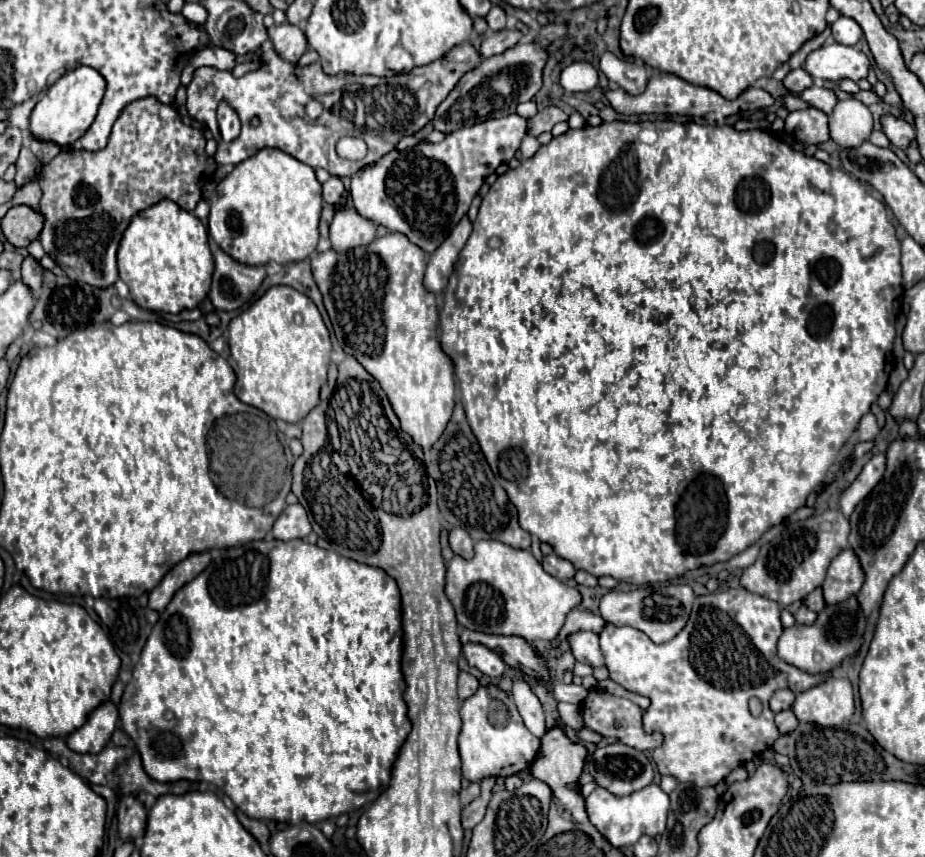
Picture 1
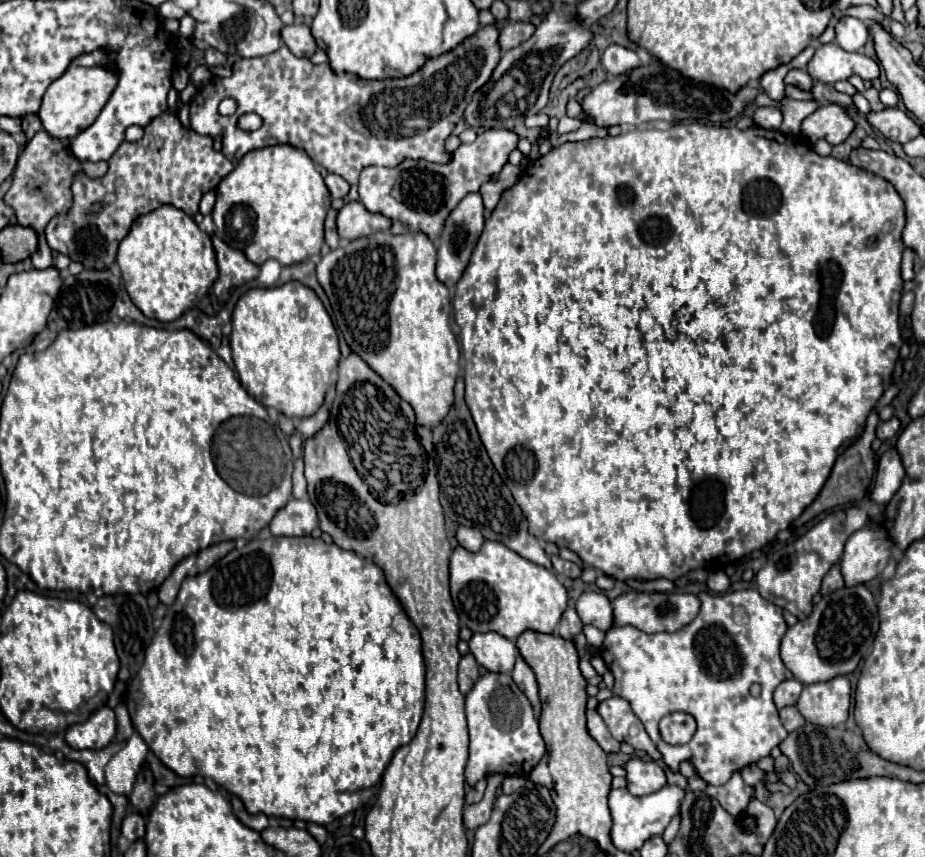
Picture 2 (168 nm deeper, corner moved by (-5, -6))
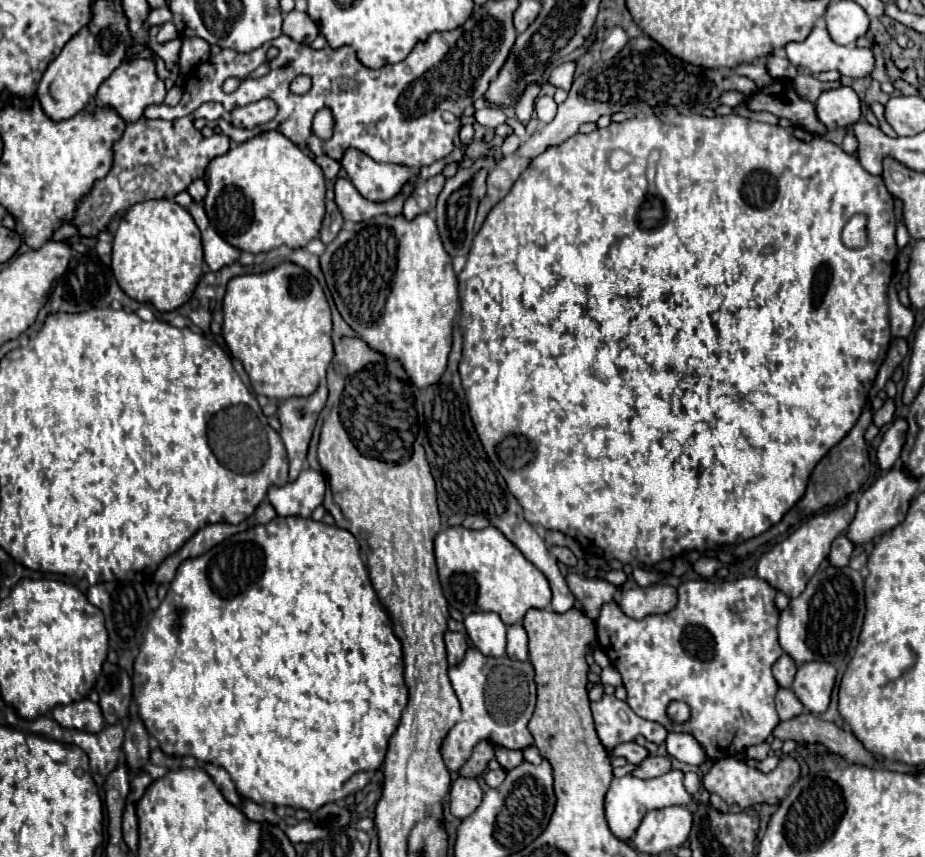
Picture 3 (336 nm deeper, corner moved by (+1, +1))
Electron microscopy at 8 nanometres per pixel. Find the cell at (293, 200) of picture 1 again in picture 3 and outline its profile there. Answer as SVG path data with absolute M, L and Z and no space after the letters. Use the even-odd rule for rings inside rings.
M278 131L260 133L210 161L204 181L208 185L204 209L210 225L240 251L256 255L282 245L300 249L318 237L326 193L322 169Z

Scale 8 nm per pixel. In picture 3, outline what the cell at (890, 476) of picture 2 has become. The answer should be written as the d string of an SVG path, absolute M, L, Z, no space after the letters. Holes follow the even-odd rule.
M900 417L884 433L882 443L878 447L878 467L882 471L894 469L894 465L900 459L900 451L902 451L904 439L906 439L906 421L904 421L904 417Z

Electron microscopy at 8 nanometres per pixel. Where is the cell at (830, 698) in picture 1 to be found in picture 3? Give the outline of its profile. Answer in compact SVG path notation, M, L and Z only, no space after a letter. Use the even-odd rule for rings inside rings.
M812 661L798 667L796 679L790 689L810 713L820 715L830 705L834 683L836 683L836 667L830 663Z

